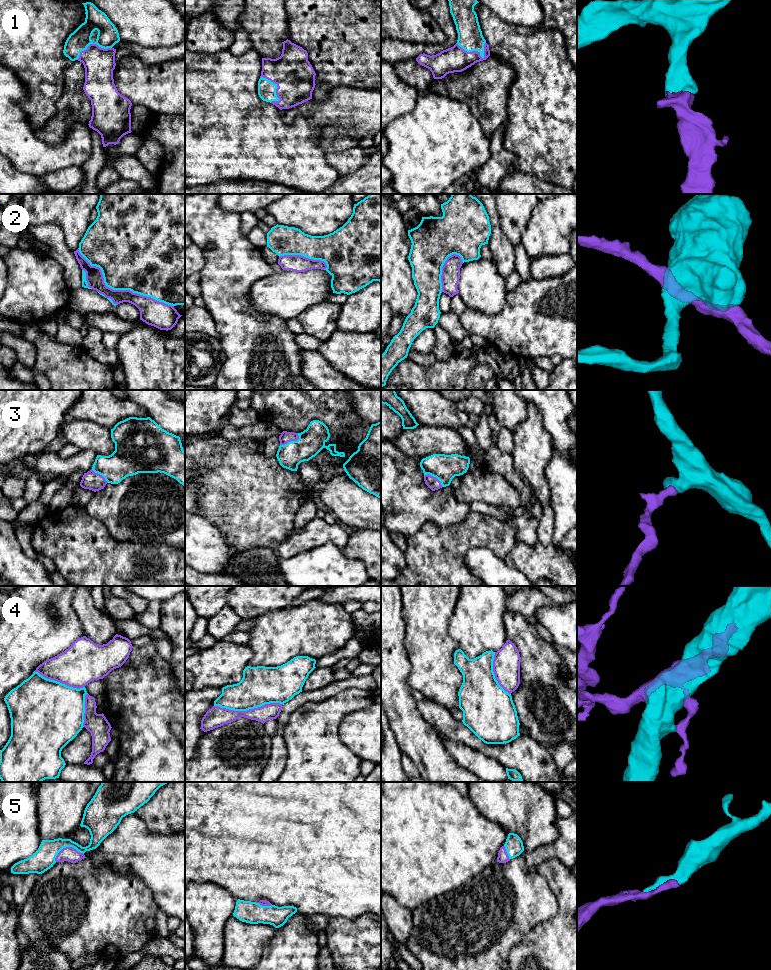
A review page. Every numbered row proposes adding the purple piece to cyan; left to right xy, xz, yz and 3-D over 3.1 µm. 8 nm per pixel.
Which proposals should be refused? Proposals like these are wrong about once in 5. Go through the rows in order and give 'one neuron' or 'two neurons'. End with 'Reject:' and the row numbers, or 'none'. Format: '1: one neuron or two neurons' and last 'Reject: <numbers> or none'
1: one neuron
2: one neuron
3: one neuron
4: two neurons
5: one neuron
Reject: 4

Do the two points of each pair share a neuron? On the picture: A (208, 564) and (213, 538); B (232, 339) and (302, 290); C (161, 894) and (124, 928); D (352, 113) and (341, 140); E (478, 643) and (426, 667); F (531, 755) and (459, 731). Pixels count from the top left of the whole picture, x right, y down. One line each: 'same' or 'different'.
A: same
B: different
C: different
D: different
E: different
F: same

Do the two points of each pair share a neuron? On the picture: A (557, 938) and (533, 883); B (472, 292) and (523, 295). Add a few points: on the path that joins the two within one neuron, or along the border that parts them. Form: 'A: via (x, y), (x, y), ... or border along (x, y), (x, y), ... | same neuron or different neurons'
A: border along (555, 895), (556, 913), (538, 922), (529, 931) | different neurons
B: border along (507, 293), (503, 308), (493, 314) | different neurons

